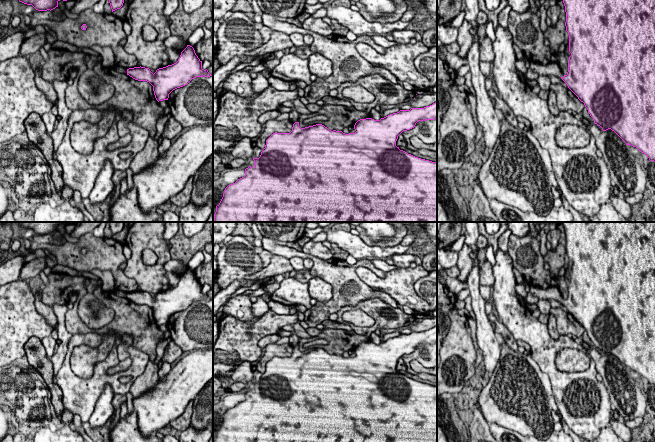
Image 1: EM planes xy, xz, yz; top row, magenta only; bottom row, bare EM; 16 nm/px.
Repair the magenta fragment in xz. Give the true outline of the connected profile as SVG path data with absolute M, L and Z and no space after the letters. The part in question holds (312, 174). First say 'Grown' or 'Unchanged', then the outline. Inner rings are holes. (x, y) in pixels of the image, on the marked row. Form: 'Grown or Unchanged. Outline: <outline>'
Unchanged. Outline: M437 102L424 108L411 108L410 110L400 110L397 113L390 114L380 120L374 120L372 118L360 119L355 125L355 133L345 134L342 131L329 130L322 124L316 124L313 126L301 128L299 122L295 122L290 133L273 133L267 140L265 148L262 150L259 158L253 158L254 166L249 166L245 169L245 176L238 179L235 183L228 185L223 193L223 197L220 203L216 206L216 212L214 214L214 222L437 222L437 163L429 160L415 157L407 152L400 150L396 146L398 136L403 132L415 127L418 121L433 120L437 118Z

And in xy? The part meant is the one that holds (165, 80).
Unchanged. Outline: M190 45L181 52L176 63L159 68L154 74L149 68L140 66L127 69L127 75L138 81L149 82L158 102L168 100L173 90L187 85L196 77L212 76L207 69L202 68L202 61Z

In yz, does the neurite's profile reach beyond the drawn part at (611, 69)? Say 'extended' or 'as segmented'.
extended

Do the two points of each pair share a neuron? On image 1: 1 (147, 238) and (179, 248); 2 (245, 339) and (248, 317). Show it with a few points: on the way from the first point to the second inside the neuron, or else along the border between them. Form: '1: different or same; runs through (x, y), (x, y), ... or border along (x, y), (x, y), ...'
1: different; border along (167, 241), (170, 247), (171, 258)
2: different; border along (227, 314), (249, 324), (252, 324), (260, 317)

